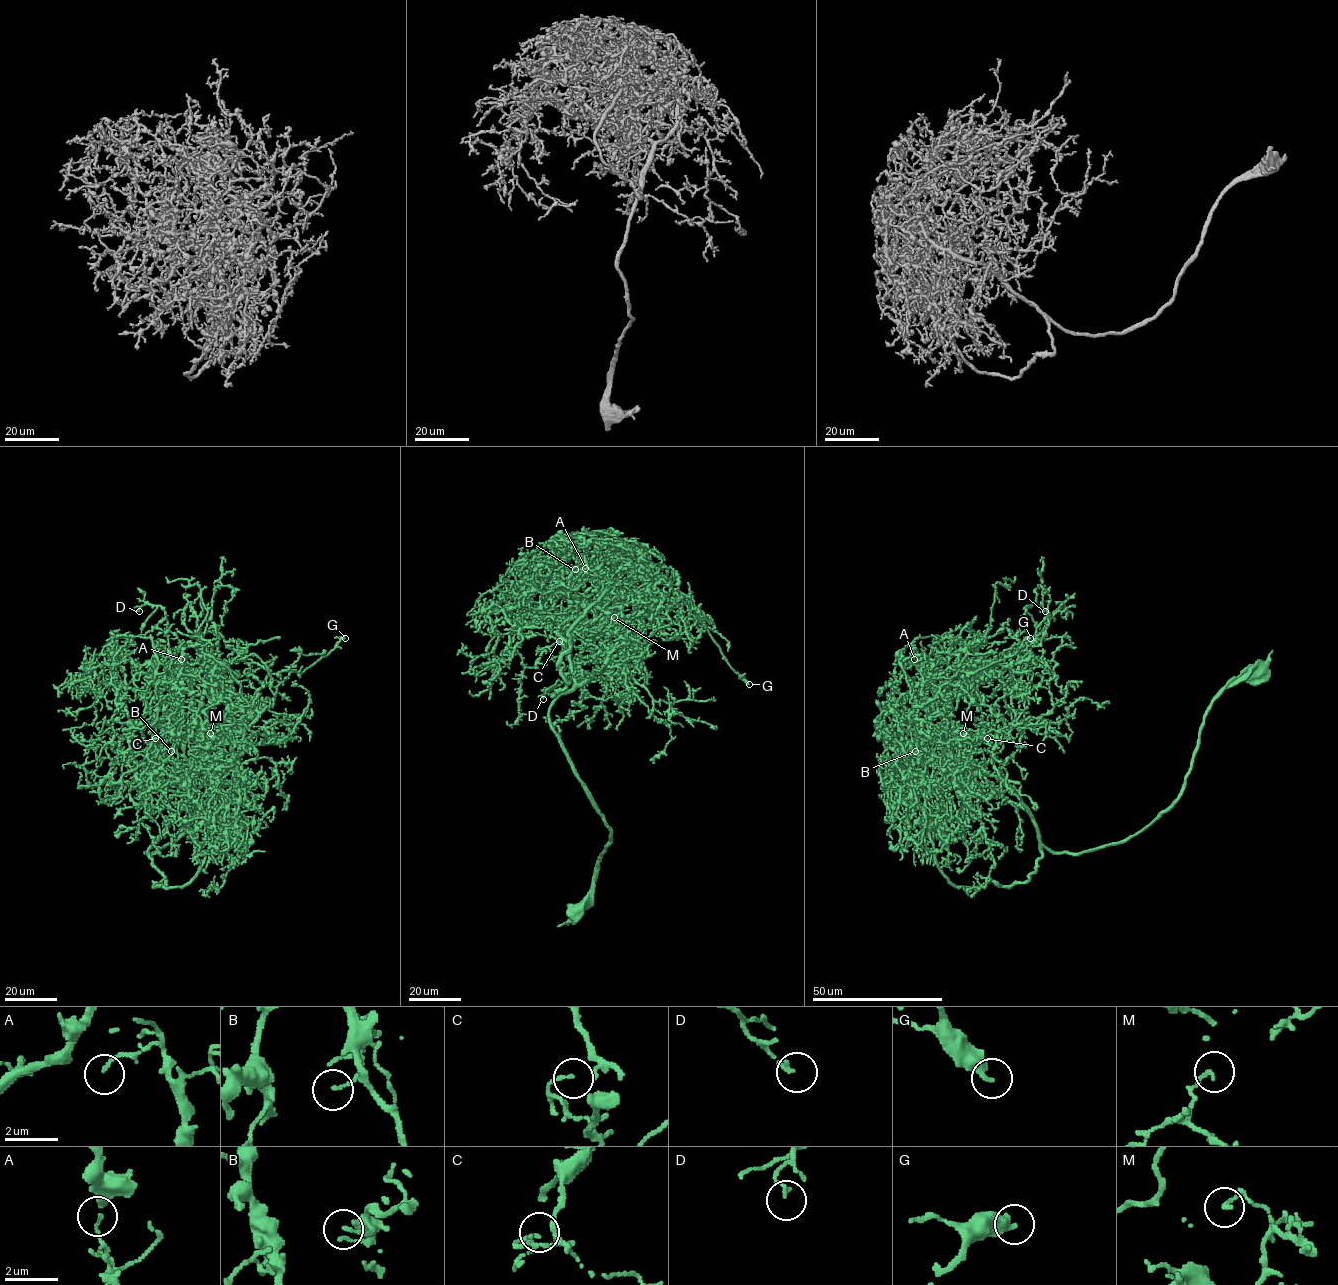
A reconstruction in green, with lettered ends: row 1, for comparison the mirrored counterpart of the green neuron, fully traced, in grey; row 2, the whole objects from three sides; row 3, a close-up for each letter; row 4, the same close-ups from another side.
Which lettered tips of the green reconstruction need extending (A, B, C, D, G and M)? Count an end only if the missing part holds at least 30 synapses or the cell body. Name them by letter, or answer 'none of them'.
none of them

